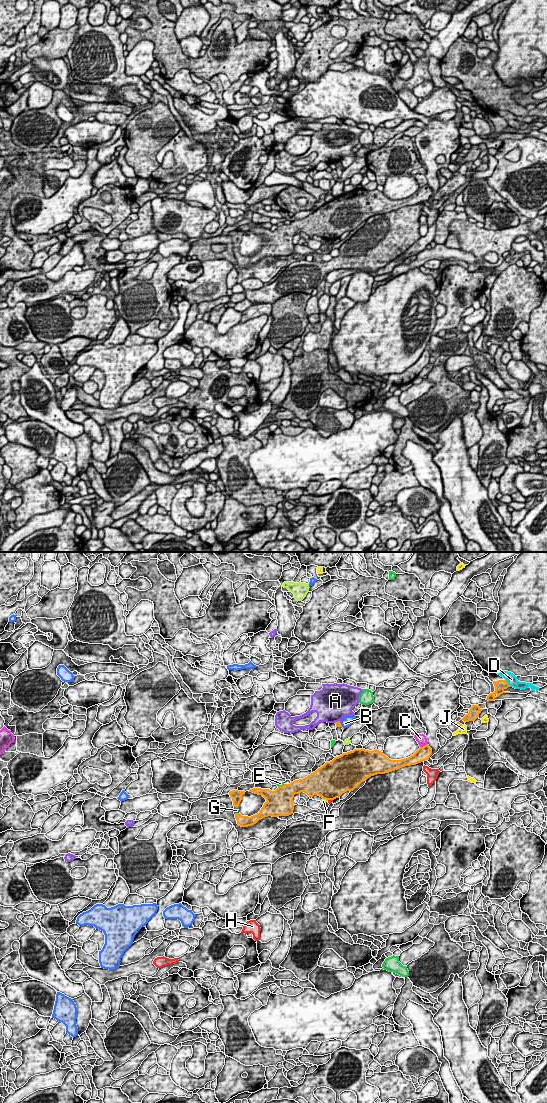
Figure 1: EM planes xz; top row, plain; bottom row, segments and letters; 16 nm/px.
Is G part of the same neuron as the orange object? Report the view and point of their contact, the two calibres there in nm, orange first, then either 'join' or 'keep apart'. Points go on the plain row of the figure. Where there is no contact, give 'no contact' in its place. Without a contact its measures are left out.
contact xz (236, 253); calibres 190 and 70 nm; join

